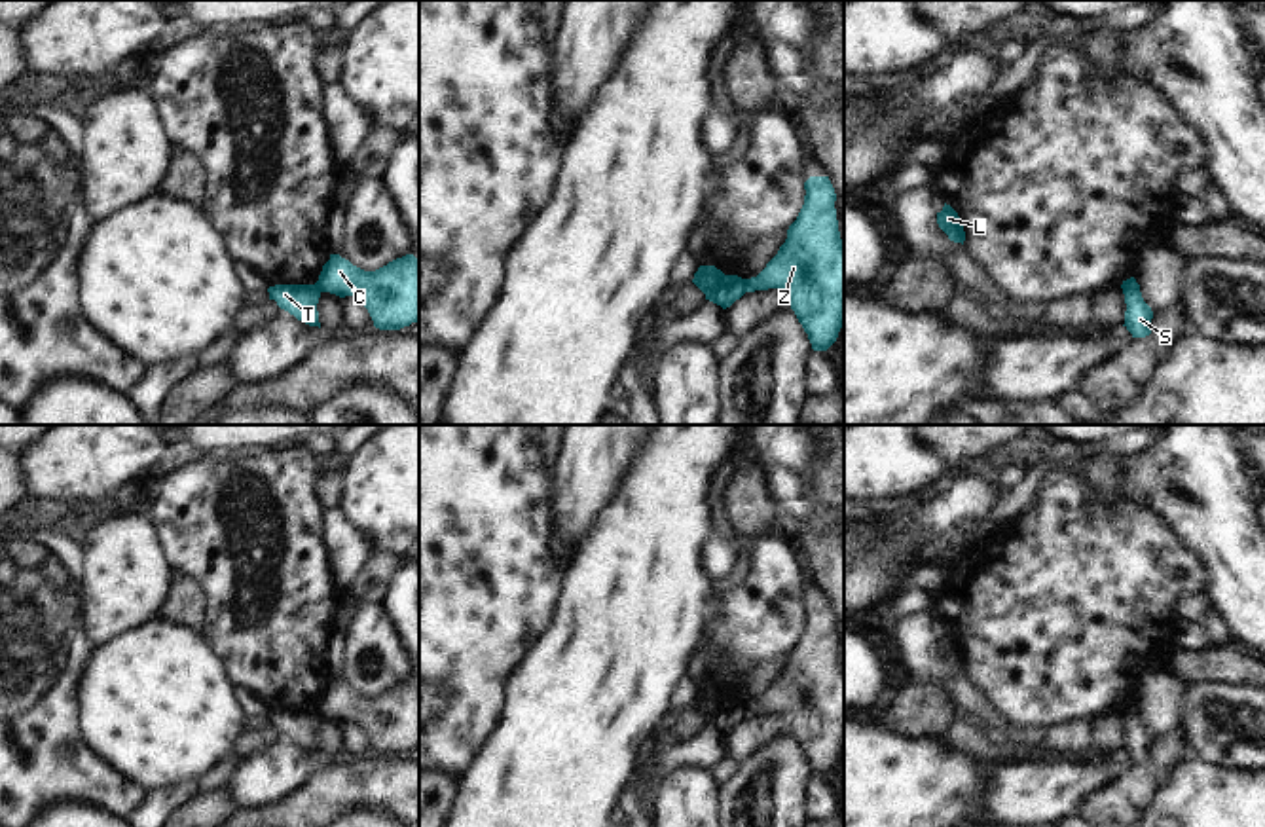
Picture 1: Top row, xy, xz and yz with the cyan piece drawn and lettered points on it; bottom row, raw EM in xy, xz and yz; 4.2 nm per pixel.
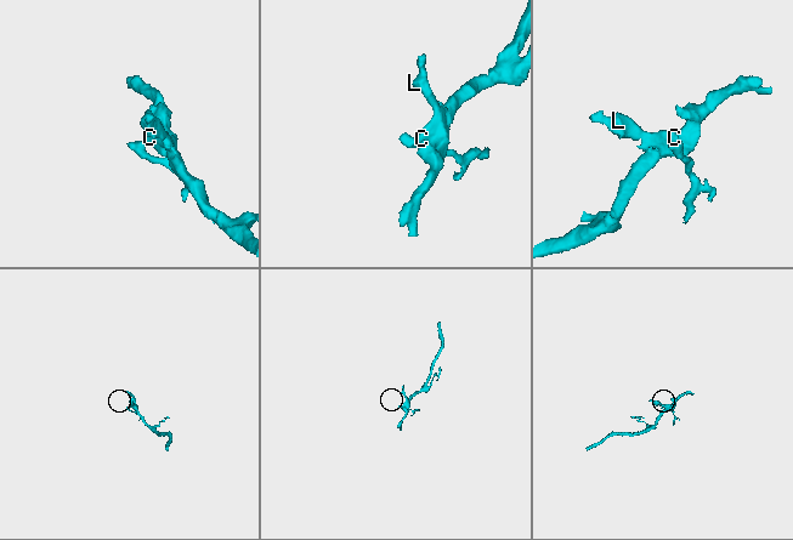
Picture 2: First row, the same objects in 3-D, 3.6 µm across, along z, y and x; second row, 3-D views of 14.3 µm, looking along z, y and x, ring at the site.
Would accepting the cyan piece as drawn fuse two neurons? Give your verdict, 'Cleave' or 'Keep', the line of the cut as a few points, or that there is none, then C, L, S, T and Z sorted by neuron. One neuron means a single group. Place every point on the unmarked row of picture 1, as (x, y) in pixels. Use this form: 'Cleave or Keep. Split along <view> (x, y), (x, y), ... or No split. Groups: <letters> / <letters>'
Cleave. Split along xz (742, 704), (746, 716). Groups: C L Z / S T.

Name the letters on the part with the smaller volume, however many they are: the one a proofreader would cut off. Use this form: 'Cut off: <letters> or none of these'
Cut off: S, T.

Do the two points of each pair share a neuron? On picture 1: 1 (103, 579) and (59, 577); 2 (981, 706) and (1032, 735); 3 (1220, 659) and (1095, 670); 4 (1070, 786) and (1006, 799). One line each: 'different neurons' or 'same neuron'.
1: different neurons
2: same neuron
3: different neurons
4: same neuron

